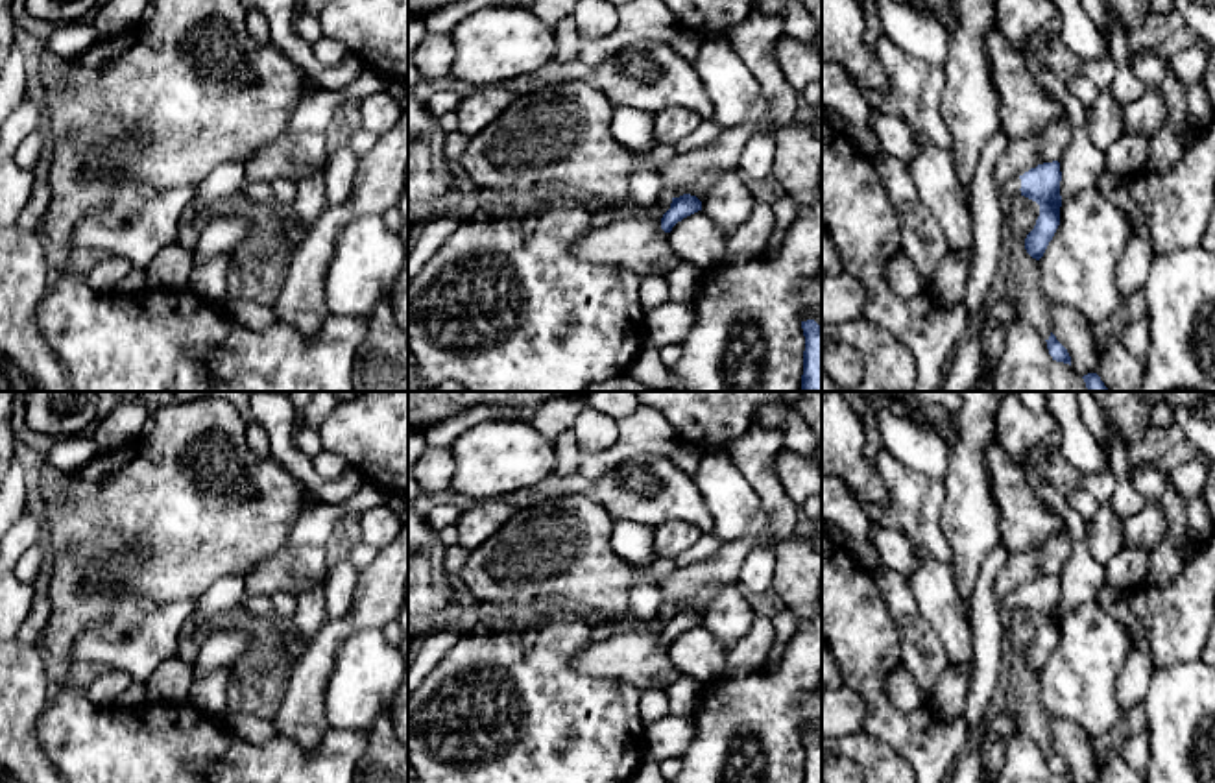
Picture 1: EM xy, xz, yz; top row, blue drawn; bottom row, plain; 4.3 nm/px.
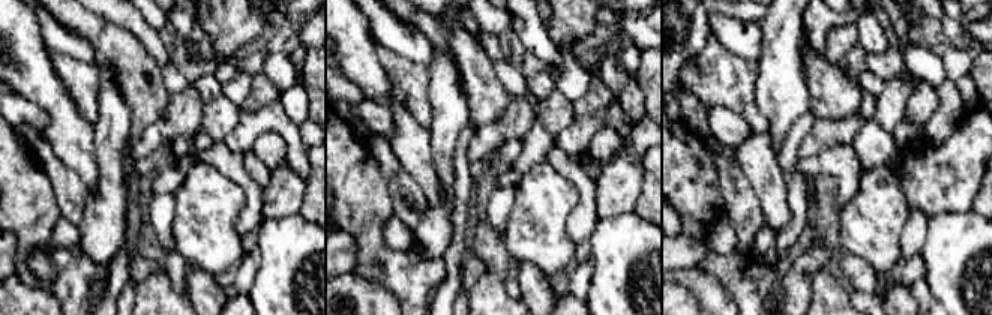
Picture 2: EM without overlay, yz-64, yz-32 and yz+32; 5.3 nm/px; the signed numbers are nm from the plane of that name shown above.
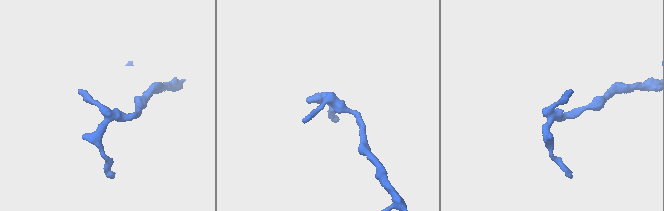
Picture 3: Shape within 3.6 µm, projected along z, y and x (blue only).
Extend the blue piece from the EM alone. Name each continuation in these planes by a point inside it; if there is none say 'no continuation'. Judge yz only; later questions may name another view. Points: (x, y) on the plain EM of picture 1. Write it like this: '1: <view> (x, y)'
1: yz (1012, 601)

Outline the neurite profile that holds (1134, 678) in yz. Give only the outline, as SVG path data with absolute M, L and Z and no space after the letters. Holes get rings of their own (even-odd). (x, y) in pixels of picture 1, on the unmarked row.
M1145 646L1132 648L1117 678L1117 700L1125 715L1145 700L1152 672L1149 650Z

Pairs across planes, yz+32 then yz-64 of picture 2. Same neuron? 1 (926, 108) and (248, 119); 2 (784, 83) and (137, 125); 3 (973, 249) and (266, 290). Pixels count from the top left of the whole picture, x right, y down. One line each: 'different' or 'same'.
1: different
2: different
3: same

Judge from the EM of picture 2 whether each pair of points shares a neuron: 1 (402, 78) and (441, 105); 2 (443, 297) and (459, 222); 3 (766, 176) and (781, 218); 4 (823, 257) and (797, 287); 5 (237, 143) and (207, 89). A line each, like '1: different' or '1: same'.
1: different
2: same
3: same
4: same
5: different

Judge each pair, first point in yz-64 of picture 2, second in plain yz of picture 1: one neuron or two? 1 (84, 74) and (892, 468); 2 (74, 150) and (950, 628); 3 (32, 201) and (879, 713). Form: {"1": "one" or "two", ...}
{"1": "one", "2": "one", "3": "one"}

